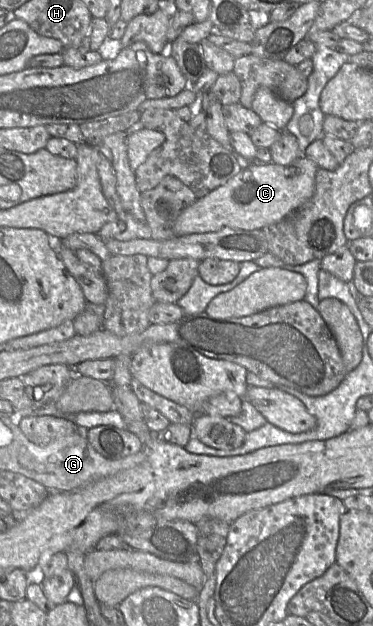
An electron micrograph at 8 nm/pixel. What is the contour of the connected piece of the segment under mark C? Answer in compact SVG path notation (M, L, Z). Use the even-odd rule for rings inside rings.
M304 156L287 166L273 162L252 163L225 185L185 208L172 224L175 237L215 232L222 228L256 230L276 223L313 196L318 168L315 162Z

